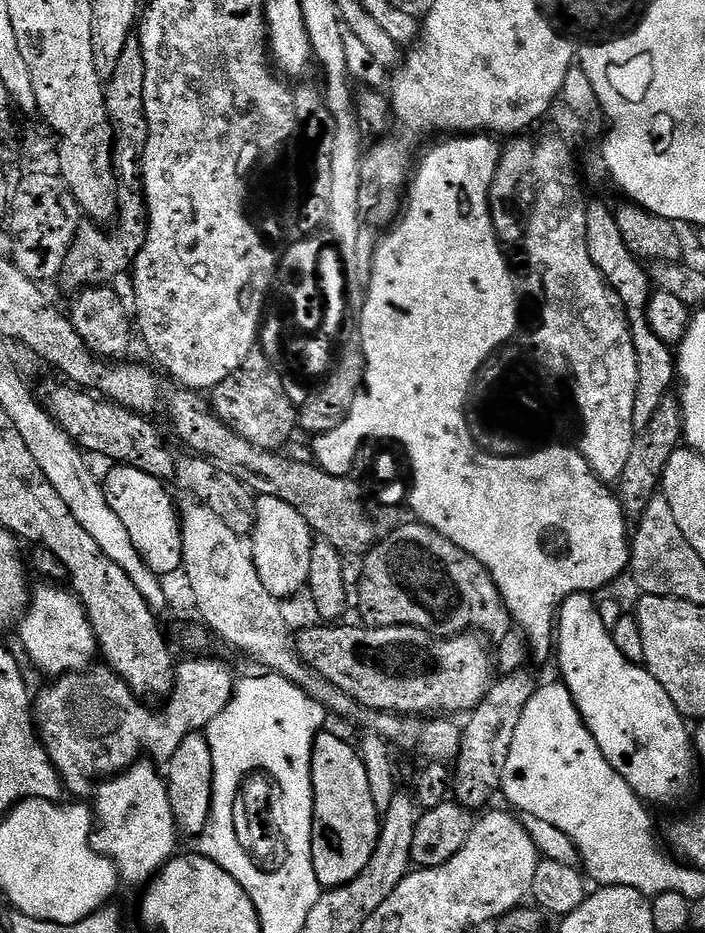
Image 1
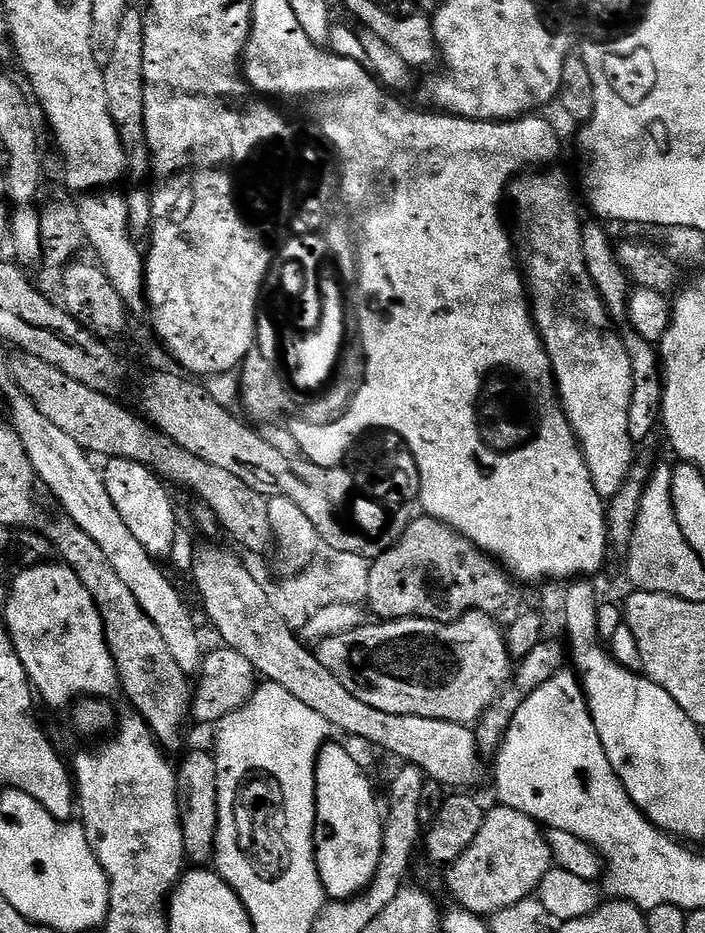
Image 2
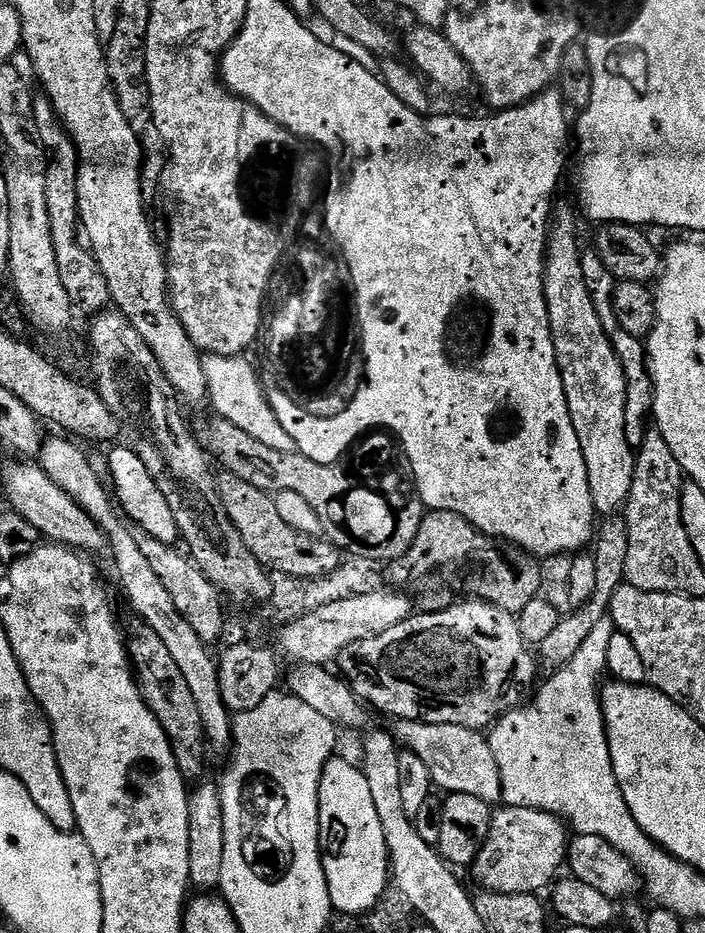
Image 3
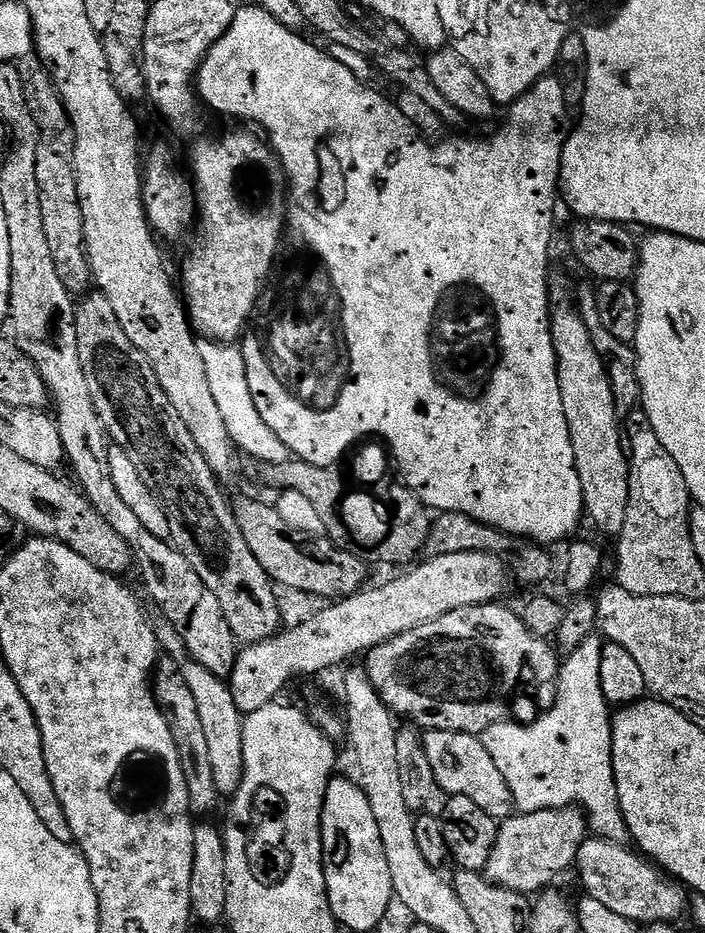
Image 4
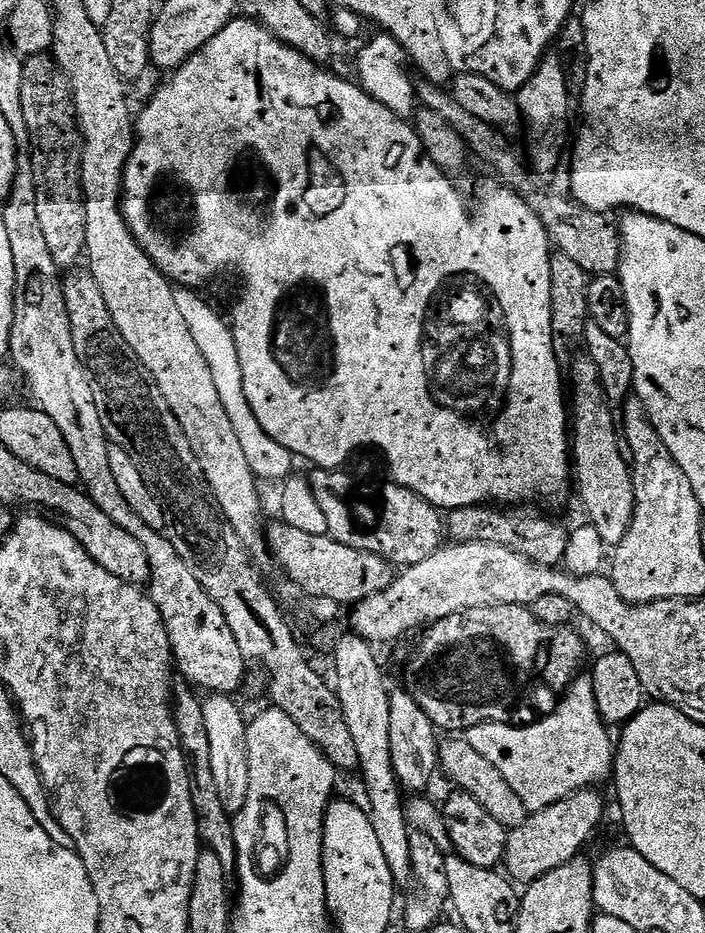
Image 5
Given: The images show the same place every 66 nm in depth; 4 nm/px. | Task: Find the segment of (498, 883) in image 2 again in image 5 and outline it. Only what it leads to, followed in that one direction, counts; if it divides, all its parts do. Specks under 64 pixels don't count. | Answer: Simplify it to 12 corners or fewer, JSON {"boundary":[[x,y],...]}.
{"boundary":[[574,792],[508,833],[502,861],[527,886],[585,851],[604,800]]}

